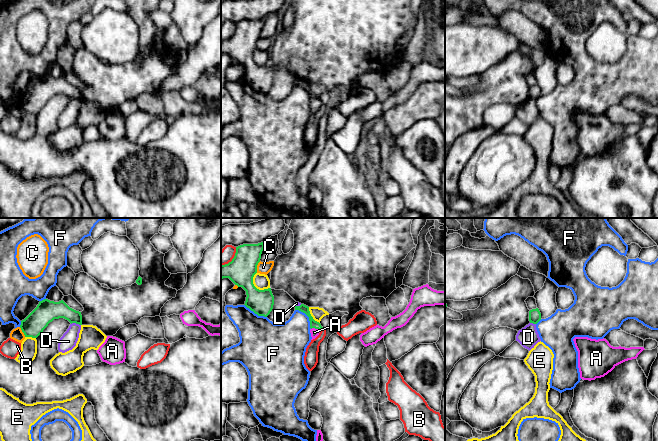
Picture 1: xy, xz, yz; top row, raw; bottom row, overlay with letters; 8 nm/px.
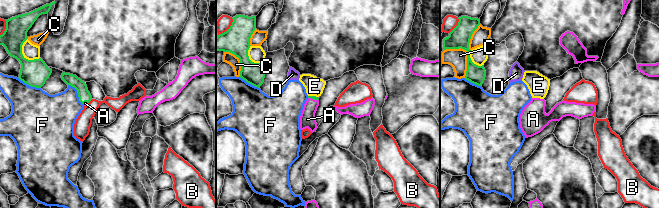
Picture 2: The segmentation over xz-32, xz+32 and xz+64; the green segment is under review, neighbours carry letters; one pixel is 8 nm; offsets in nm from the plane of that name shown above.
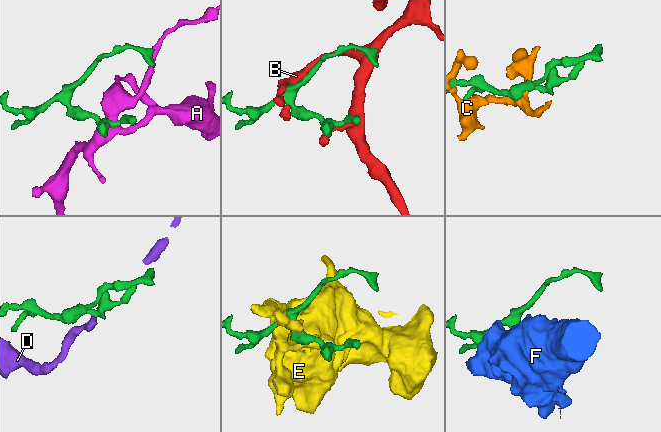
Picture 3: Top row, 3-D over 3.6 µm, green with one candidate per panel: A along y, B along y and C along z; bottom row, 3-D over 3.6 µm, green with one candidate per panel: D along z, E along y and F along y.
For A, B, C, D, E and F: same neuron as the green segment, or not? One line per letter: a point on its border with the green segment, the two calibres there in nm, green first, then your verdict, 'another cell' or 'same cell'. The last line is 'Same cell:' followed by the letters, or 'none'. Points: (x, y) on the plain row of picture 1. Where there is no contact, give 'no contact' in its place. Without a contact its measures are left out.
A: contact xz (315, 104); calibres 70 and 70 nm; same cell
B: contact xz (232, 35); calibres 220 and 120 nm; another cell
C: contact xz (256, 43); calibres 220 and 100 nm; another cell
D: contact xy (76, 99); calibres 160 and 130 nm; another cell
E: contact xz (254, 62); calibres 220 and 130 nm; another cell
F: contact xz (307, 91); calibres 70 and 300 nm; another cell
Same cell: A

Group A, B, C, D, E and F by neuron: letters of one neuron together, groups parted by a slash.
A / B / C / D / E / F

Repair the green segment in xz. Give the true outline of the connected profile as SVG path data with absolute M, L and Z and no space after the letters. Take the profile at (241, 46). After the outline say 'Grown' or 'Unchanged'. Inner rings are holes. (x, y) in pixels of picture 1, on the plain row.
M263 17L236 23L232 37L221 41L221 55L229 54L235 61L242 63L247 71L244 81L258 92L267 93L274 81L271 64L259 66L253 60L265 19L266 17Z. Unchanged

